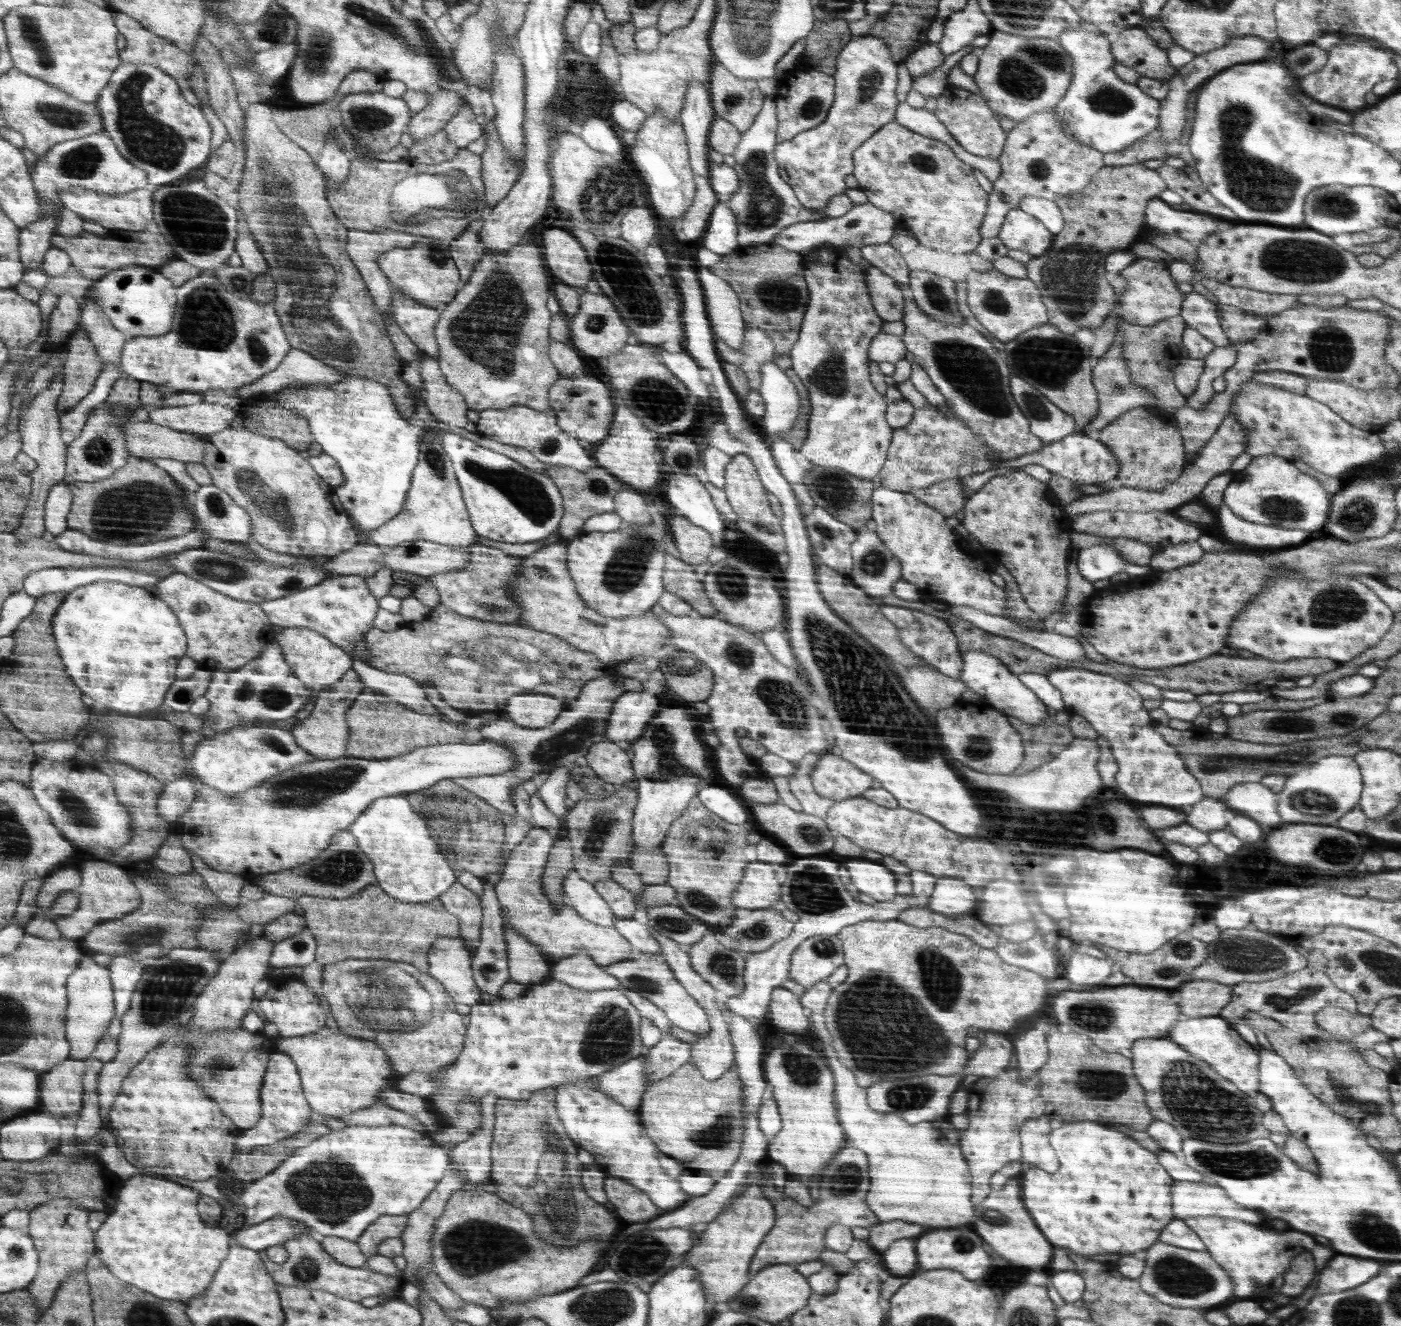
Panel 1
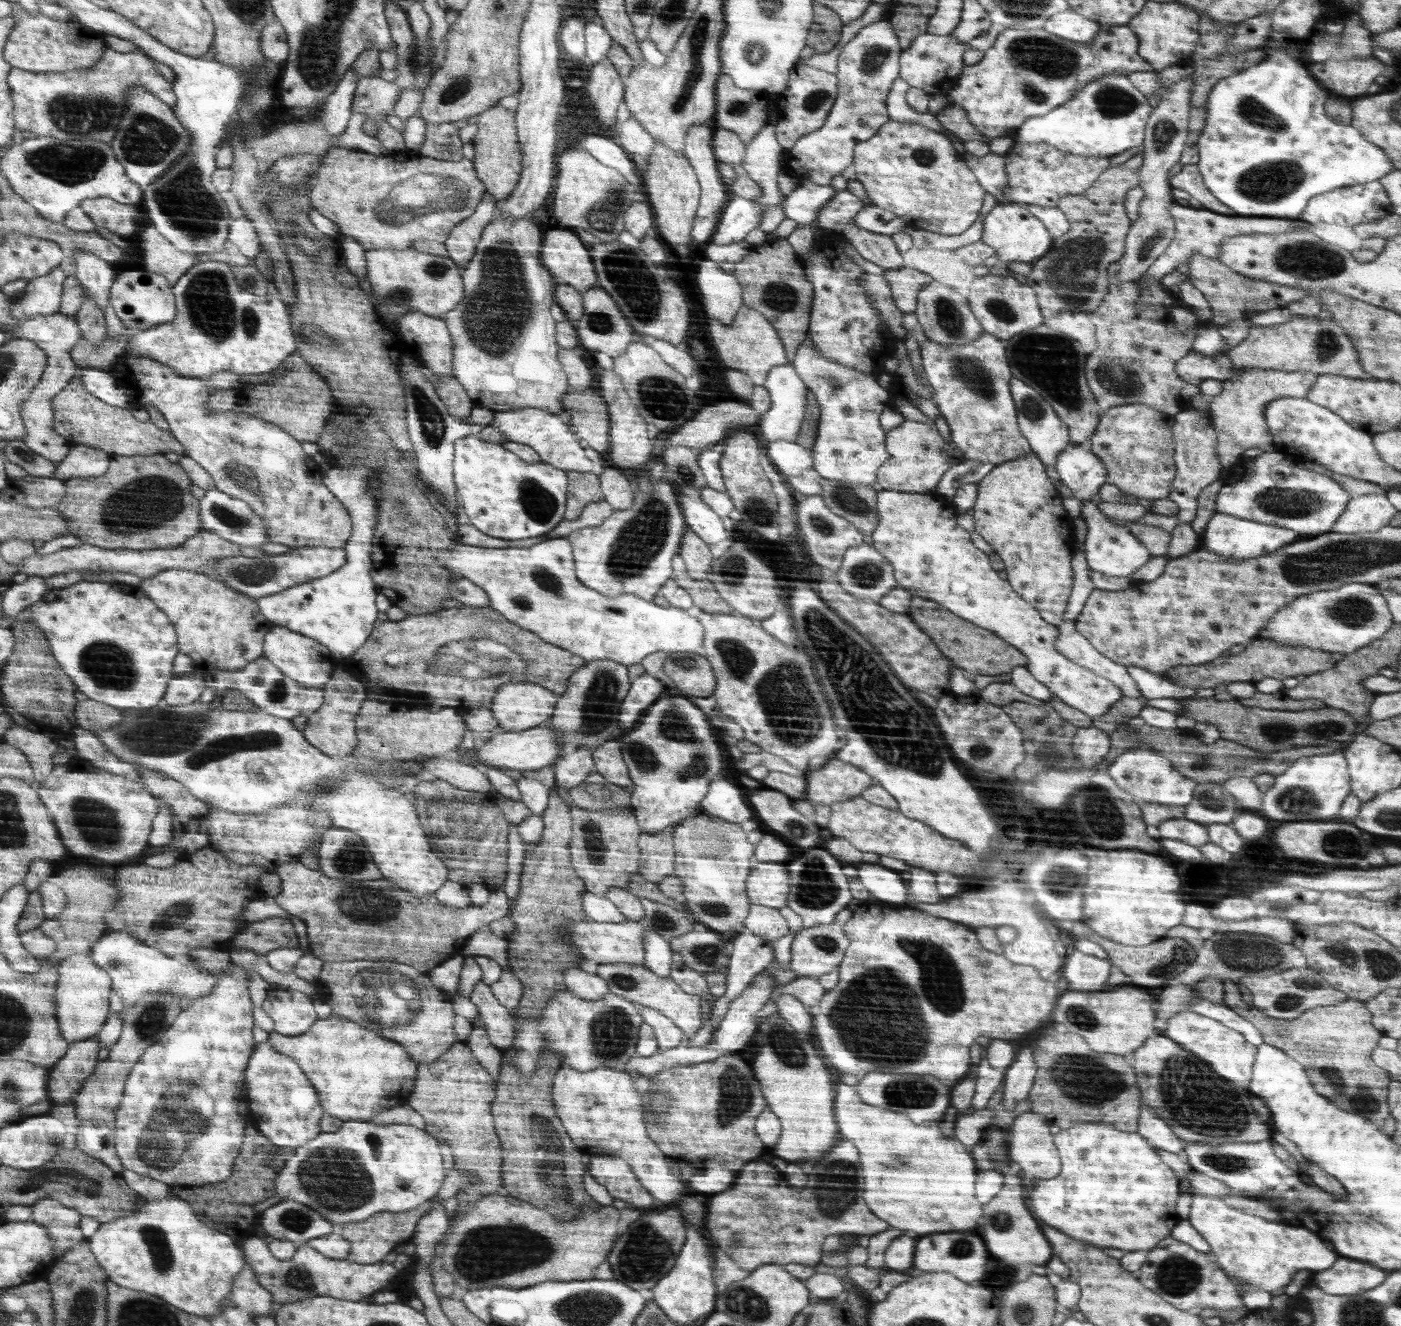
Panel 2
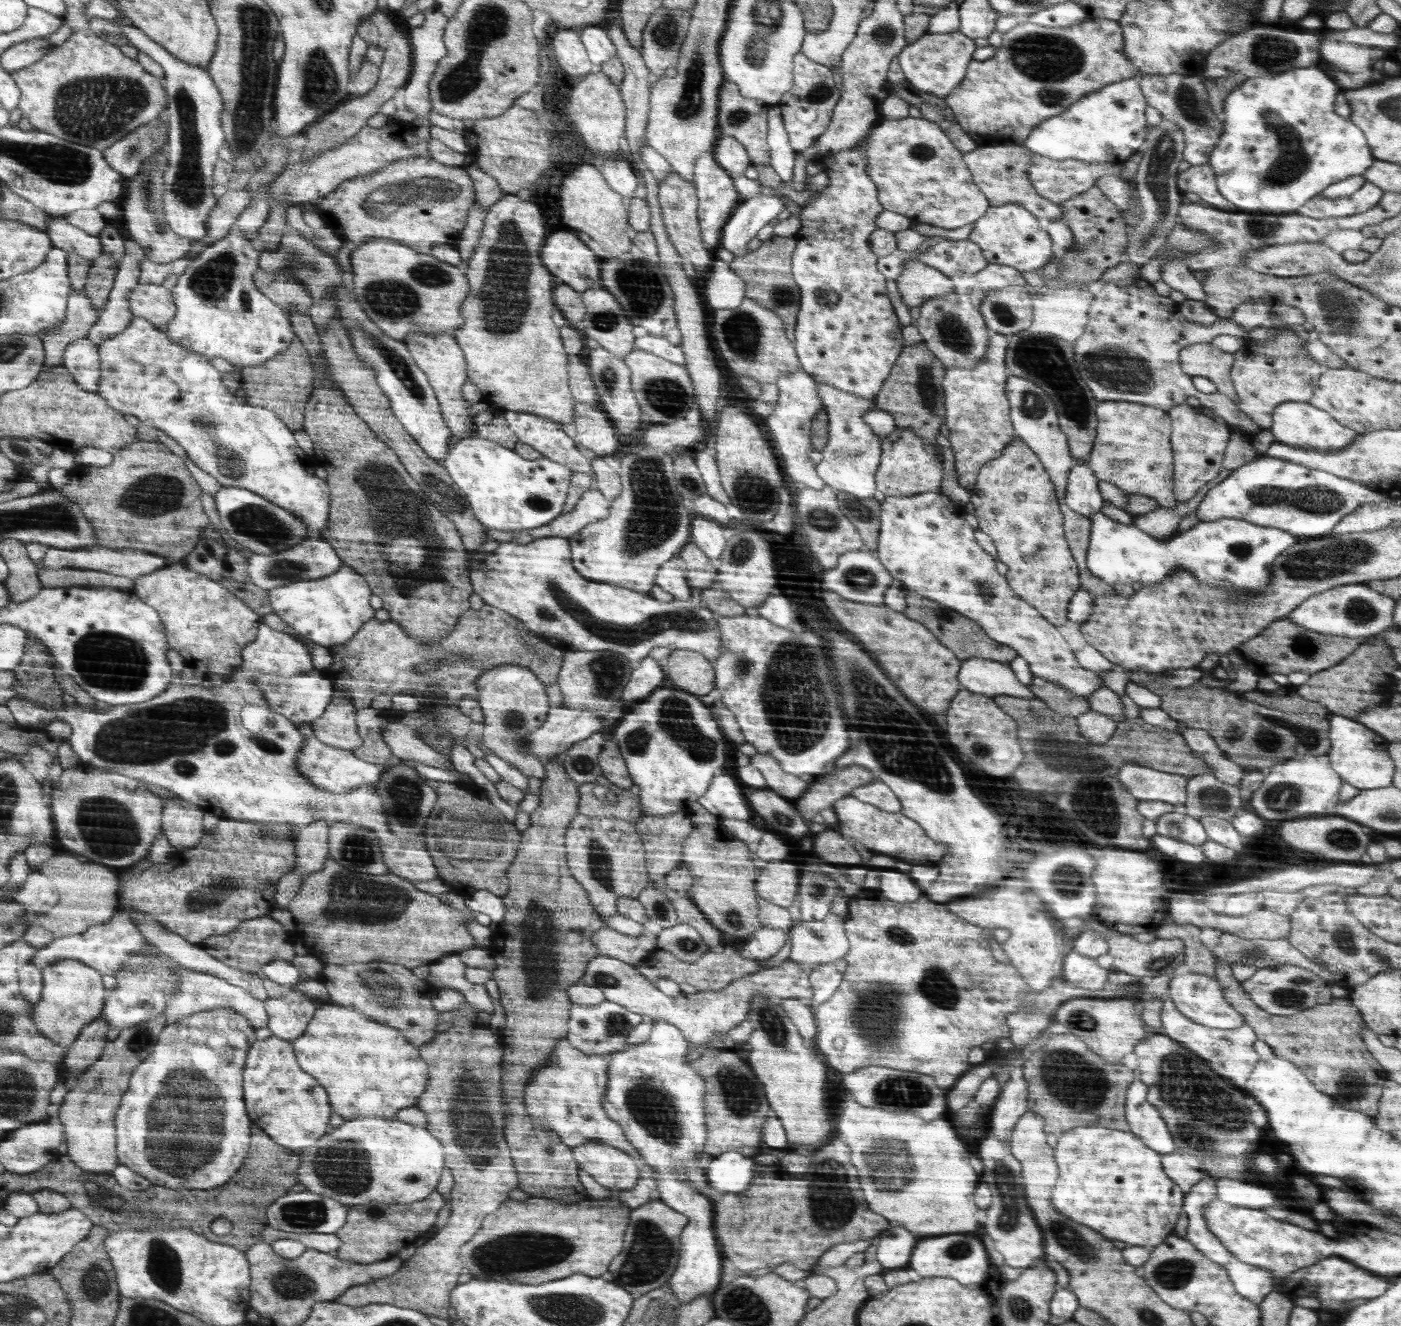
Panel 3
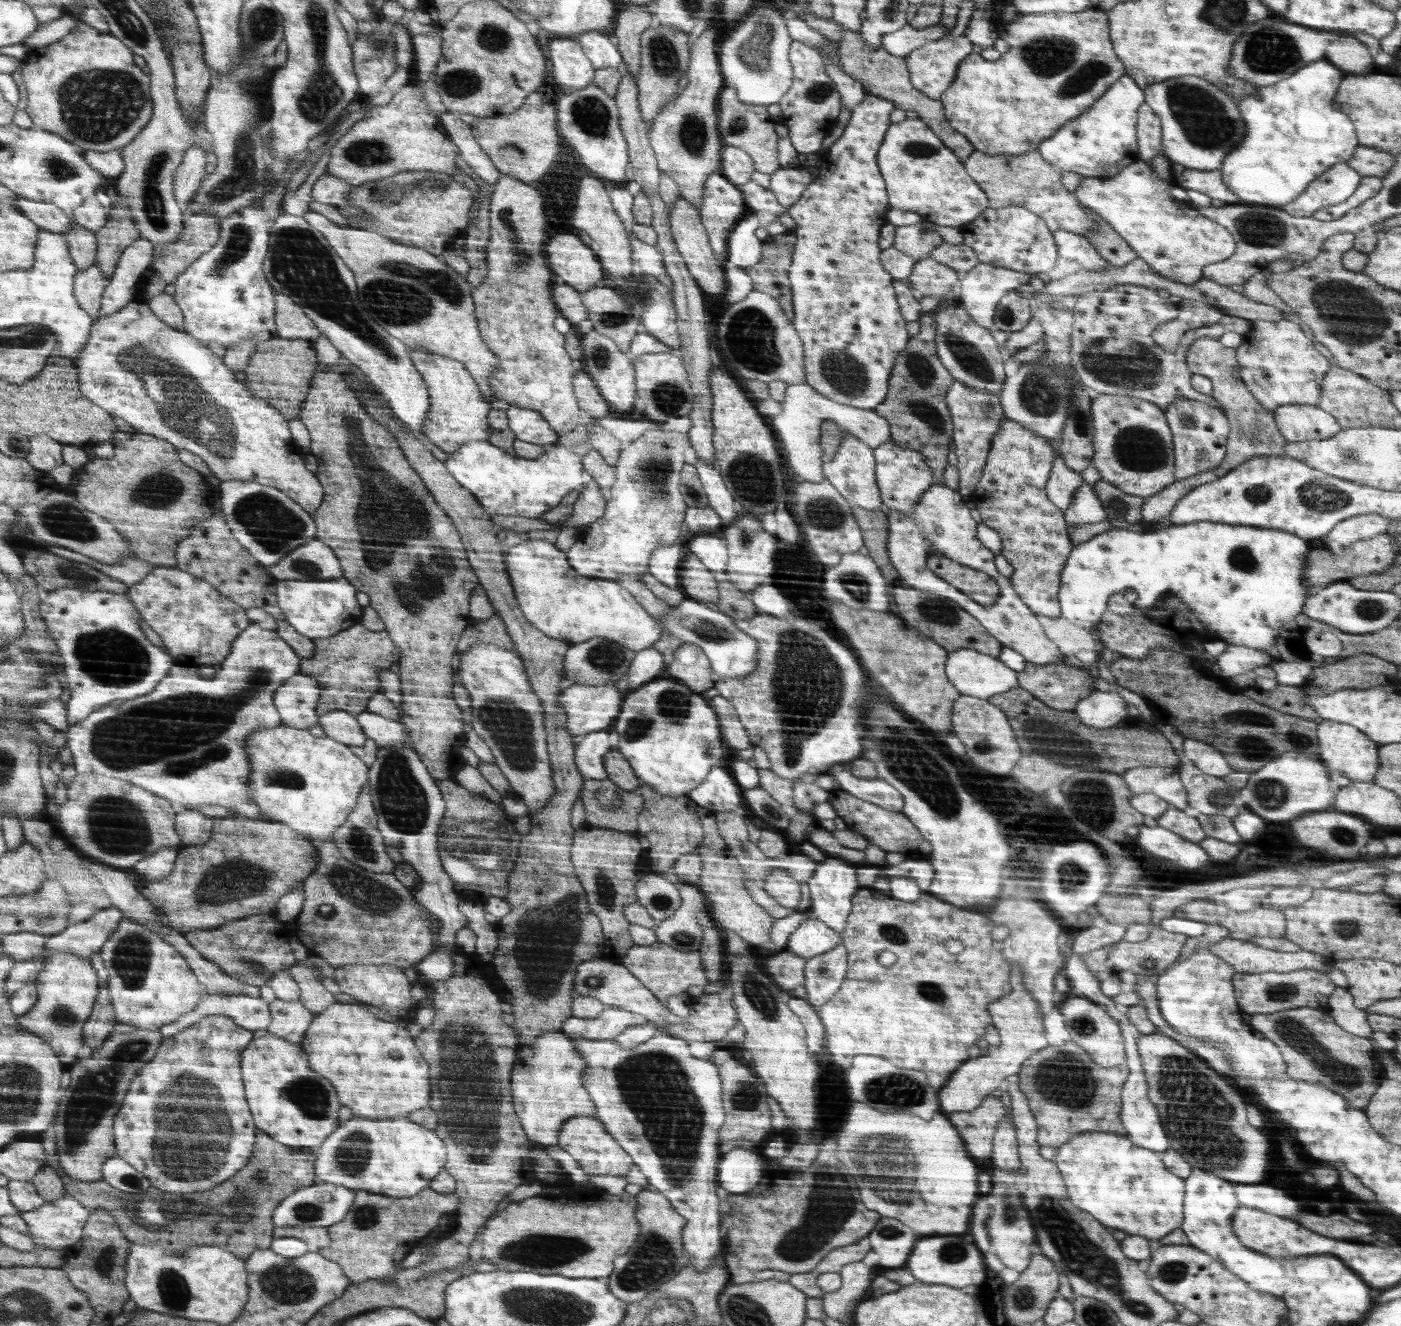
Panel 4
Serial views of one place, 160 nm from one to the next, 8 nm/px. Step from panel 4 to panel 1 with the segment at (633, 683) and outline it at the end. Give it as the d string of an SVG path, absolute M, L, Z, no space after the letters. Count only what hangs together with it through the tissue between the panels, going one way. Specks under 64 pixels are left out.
M627 692L619 696L613 704L613 711L608 720L607 730L605 730L606 742L634 742L646 731L650 718L657 713L658 698L652 693Z

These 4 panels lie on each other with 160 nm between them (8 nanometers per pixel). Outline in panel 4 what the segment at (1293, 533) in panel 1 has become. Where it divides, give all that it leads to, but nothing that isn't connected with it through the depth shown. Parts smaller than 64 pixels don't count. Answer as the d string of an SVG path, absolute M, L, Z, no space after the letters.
M1200 521L1171 524L1161 530L1137 533L1128 529L1111 528L1075 546L1060 573L1059 605L1061 616L1072 624L1091 629L1101 620L1108 599L1115 592L1132 589L1138 593L1137 608L1150 609L1160 598L1173 594L1181 600L1203 624L1210 635L1226 644L1240 644L1254 650L1274 646L1284 623L1303 614L1304 603L1312 594L1305 587L1303 570L1308 548L1302 538L1276 529Z

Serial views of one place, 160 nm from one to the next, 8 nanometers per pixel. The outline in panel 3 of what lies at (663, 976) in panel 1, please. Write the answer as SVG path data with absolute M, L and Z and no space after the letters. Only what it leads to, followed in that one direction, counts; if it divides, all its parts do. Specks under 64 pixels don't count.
M600 954L587 964L586 974L580 981L586 986L601 988L606 1000L624 1005L652 1022L664 1020L676 1026L682 1036L693 1044L706 1044L715 1034L730 1033L743 1020L747 1021L752 997L756 995L769 999L801 999L808 1002L813 995L809 969L790 960L784 961L782 966L768 967L733 980L719 991L698 991L691 995L681 993L677 998L664 993L634 965L618 960L616 957Z

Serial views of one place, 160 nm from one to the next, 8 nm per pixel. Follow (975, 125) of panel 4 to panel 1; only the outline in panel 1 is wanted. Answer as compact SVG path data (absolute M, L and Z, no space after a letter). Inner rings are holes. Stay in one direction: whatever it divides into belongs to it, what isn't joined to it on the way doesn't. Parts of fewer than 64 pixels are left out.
M1139 26L1128 27L1111 37L1110 52L1113 54L1115 62L1134 70L1141 77L1169 82L1172 77L1176 76L1176 69L1168 62L1166 51L1158 48L1156 43ZM996 31L989 36L988 44L978 54L978 68L972 78L980 90L979 96L986 100L987 105L998 119L1001 116L1007 116L1018 123L1038 112L1053 110L1066 94L1072 80L1071 58L1056 39L1022 38L1022 36Z

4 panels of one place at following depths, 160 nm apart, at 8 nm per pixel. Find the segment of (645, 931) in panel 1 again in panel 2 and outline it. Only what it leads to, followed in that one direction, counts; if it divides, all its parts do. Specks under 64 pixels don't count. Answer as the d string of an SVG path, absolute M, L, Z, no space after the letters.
M650 929L643 934L643 940L645 946L645 963L643 965L658 976L669 976L671 958L674 953L670 943Z

